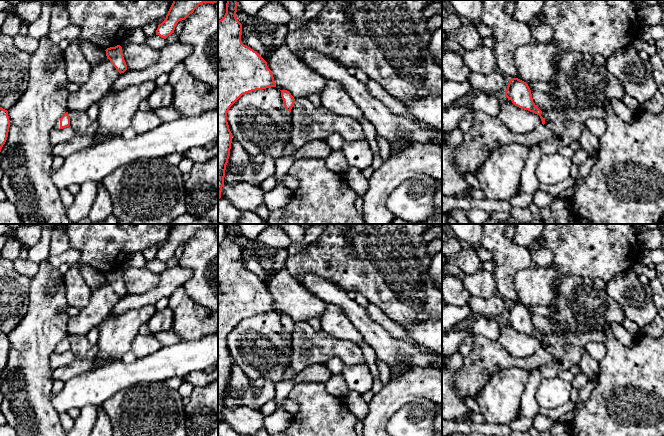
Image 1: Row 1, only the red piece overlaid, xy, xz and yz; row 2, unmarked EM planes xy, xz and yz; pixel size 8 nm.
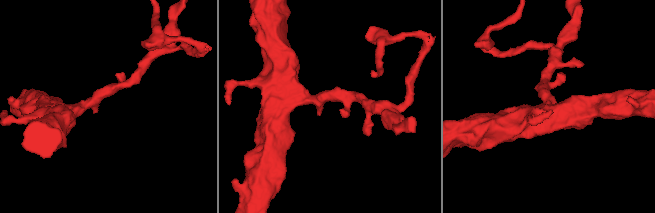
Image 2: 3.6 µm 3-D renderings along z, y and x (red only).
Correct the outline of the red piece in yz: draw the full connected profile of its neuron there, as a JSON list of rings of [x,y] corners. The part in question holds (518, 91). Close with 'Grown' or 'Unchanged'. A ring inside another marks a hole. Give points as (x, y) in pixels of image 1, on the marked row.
[[[518,78],[510,79],[505,97],[510,99],[515,106],[539,115],[542,124],[545,124],[545,119],[541,116],[542,111],[533,102],[531,90],[526,82]]]. Unchanged

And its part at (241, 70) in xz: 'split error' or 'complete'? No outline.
complete

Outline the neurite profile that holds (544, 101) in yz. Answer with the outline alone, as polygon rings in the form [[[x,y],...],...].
[[[528,83],[528,86],[531,90],[533,102],[542,112],[552,110],[557,105],[565,104],[565,101],[563,99],[556,99],[555,97],[549,95],[547,92],[537,91],[530,85],[531,83]]]

